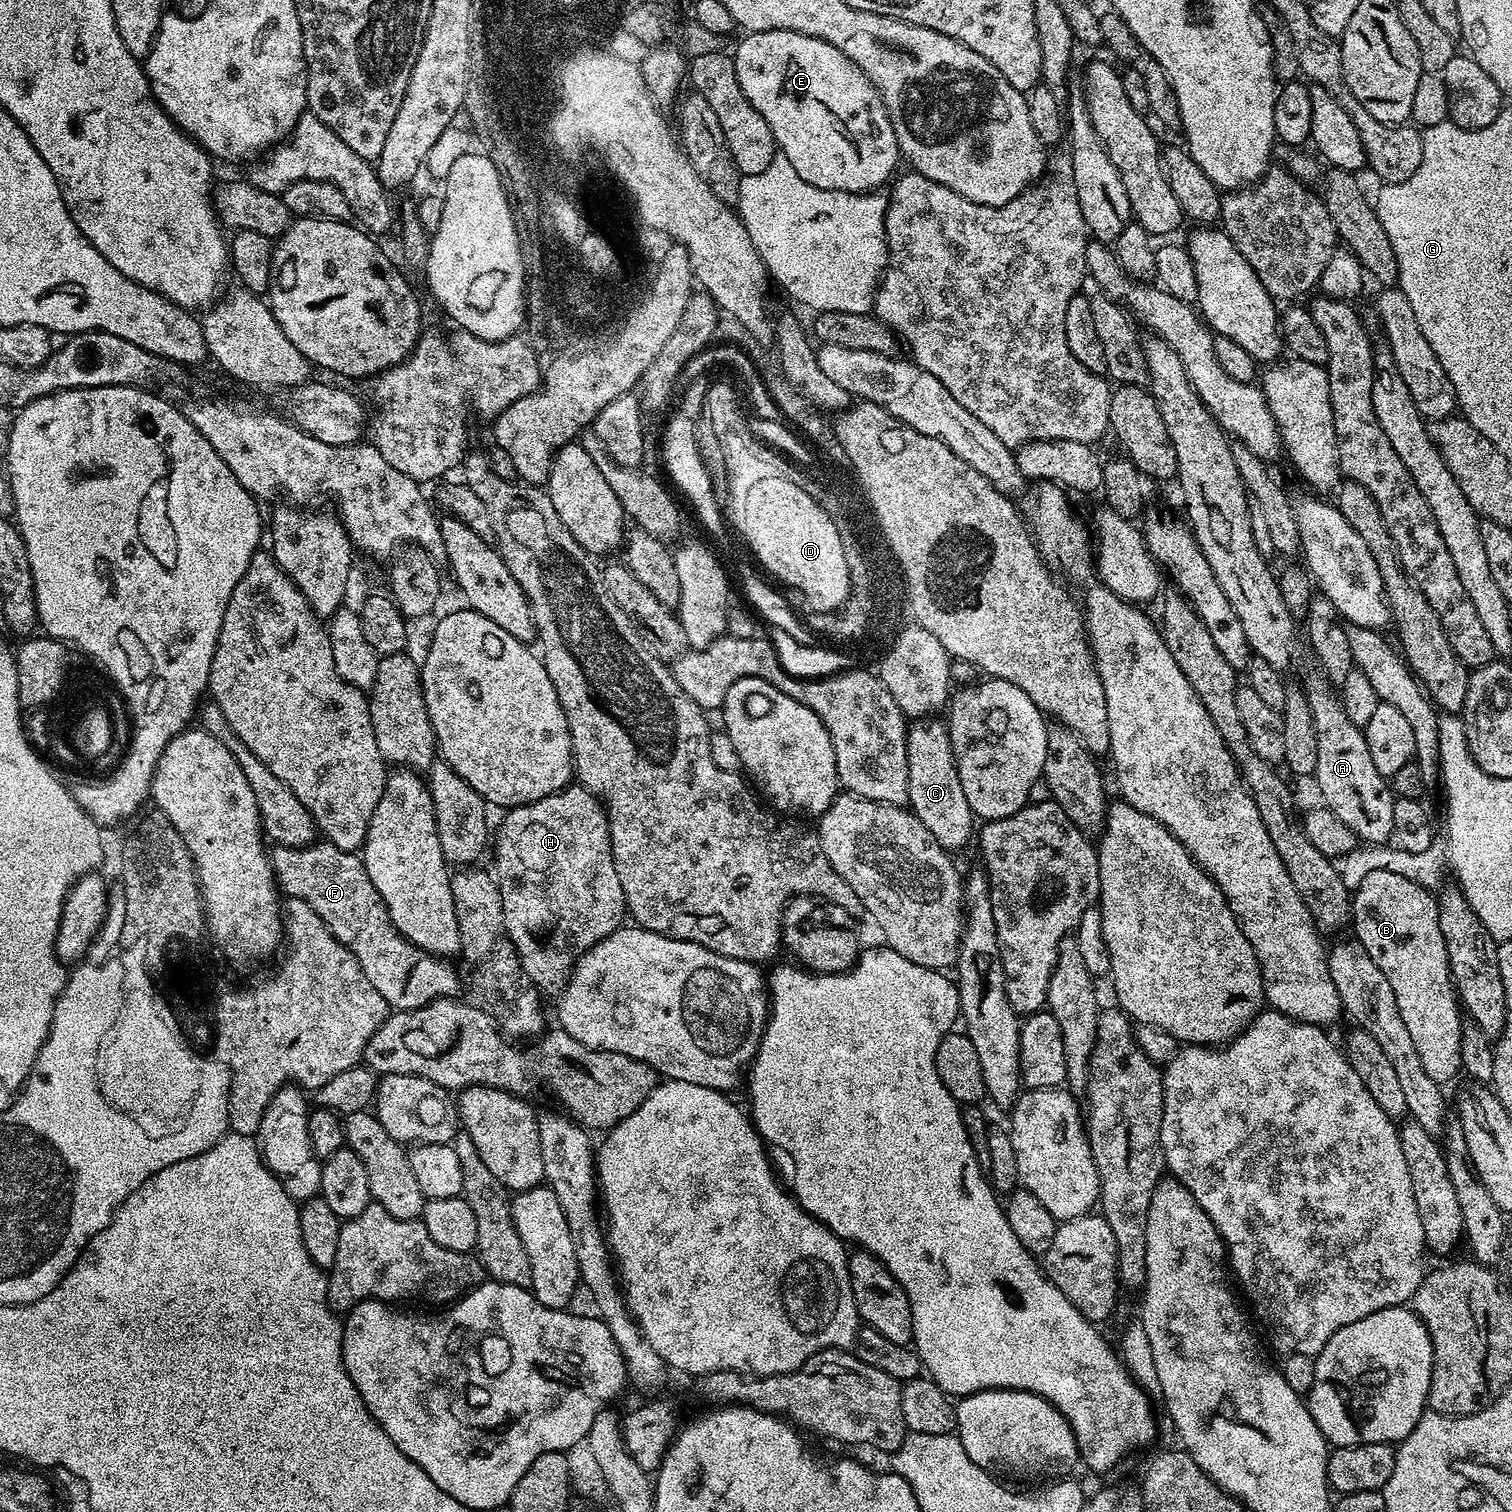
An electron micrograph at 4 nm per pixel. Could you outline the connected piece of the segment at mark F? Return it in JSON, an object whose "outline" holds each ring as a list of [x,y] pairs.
{"outline":[[[313,842],[305,846],[305,848],[291,848],[290,846],[276,846],[271,849],[270,859],[272,862],[272,872],[276,876],[276,883],[279,891],[285,897],[293,896],[302,902],[306,902],[306,906],[310,906],[310,910],[314,910],[314,914],[318,914],[318,918],[322,918],[322,922],[326,922],[326,926],[330,930],[330,934],[334,934],[334,938],[338,938],[338,942],[342,942],[342,946],[346,946],[350,950],[350,954],[354,954],[354,958],[358,958],[358,966],[362,966],[362,974],[366,974],[366,979],[374,985],[374,990],[378,990],[378,994],[382,994],[382,998],[386,998],[389,1009],[405,1012],[406,1010],[414,1010],[426,1006],[435,1000],[445,998],[456,998],[460,993],[460,976],[451,968],[449,961],[442,956],[433,956],[431,952],[422,952],[418,946],[414,946],[400,931],[390,922],[390,916],[386,910],[386,906],[382,902],[382,898],[378,894],[378,890],[374,886],[374,882],[370,882],[370,874],[366,874],[363,859],[355,852],[347,852],[346,850],[338,850],[338,846],[327,842]]]}

